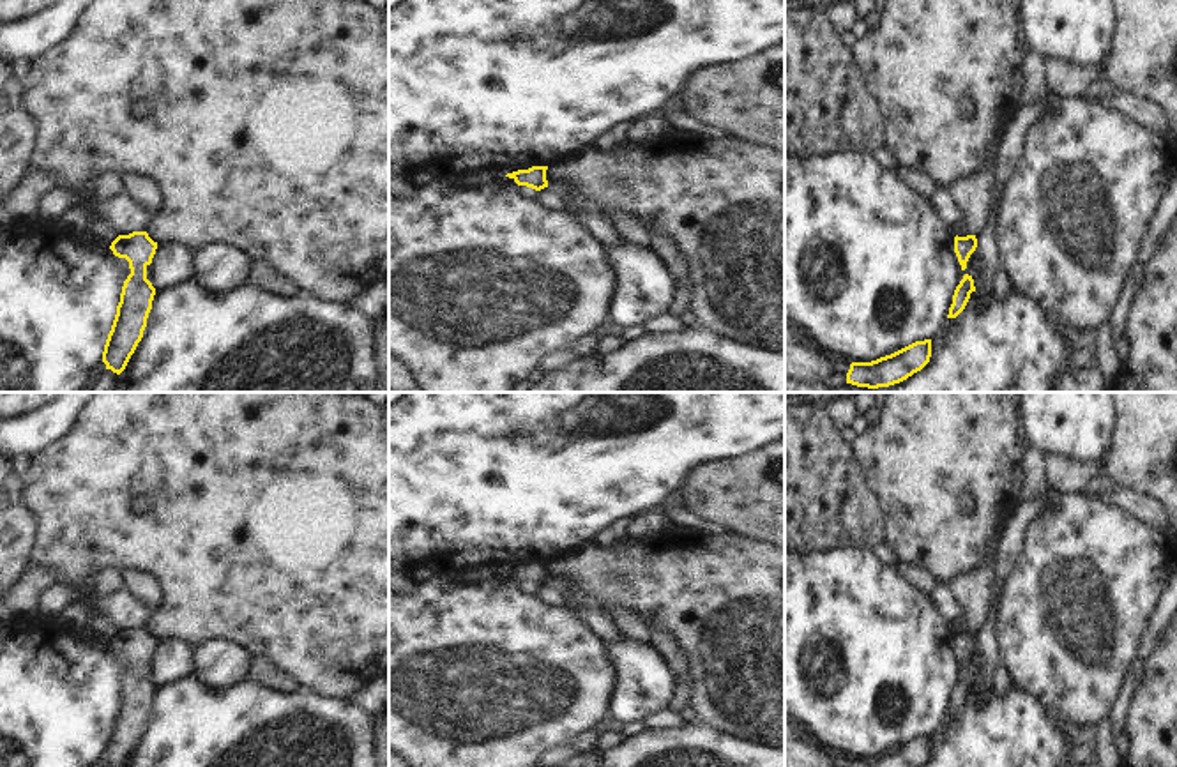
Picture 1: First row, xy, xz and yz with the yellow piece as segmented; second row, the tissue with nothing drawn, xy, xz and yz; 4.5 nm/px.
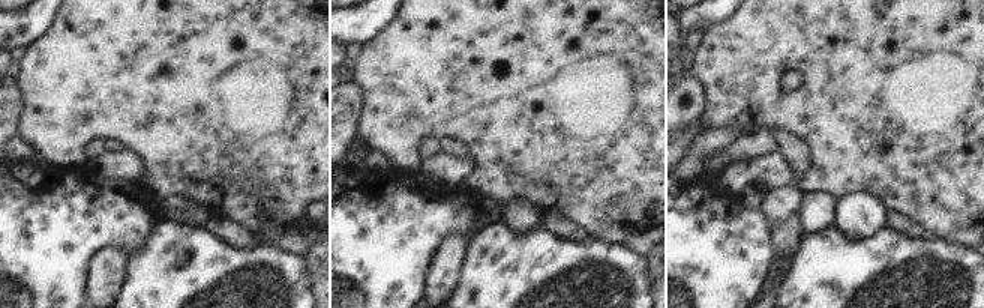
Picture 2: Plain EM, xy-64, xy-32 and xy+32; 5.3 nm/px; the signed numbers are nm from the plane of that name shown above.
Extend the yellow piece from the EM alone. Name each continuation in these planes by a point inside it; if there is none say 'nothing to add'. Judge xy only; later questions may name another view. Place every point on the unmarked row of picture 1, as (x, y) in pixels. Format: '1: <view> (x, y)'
nothing to add

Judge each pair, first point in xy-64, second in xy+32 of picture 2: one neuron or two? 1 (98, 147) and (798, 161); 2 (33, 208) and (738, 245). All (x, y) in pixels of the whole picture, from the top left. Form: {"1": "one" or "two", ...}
{"1": "two", "2": "one"}

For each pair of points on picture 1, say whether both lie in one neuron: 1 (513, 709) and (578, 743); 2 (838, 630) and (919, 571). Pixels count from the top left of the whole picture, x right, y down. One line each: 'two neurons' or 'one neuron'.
1: two neurons
2: two neurons

